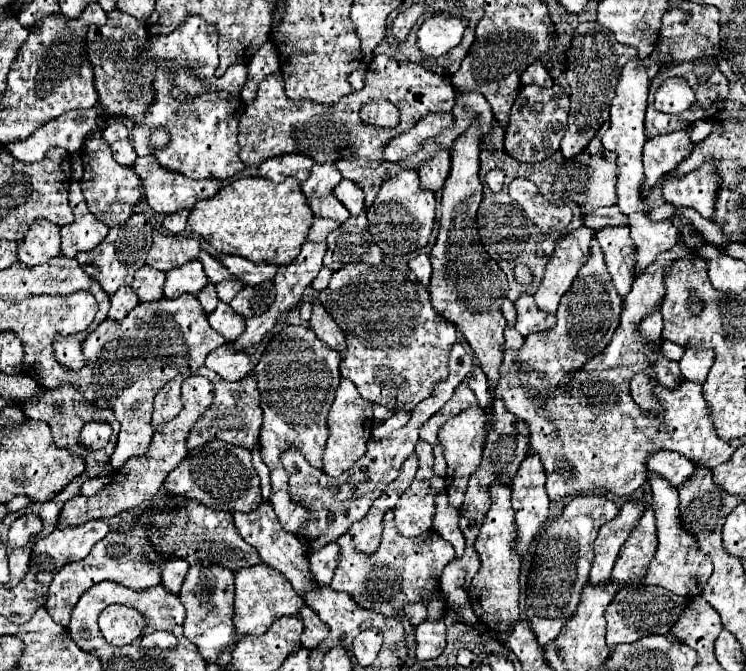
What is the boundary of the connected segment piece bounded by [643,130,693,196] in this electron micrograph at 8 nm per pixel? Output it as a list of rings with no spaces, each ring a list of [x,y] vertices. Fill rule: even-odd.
[[[685,130],[647,140],[643,150],[643,166],[645,166],[643,196],[649,196],[657,180],[675,170],[687,158],[687,154],[691,154],[691,148],[693,144]]]

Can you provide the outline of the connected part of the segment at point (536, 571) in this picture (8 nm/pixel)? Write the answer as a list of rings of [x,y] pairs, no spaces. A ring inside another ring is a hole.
[[[575,496],[563,506],[563,512],[549,522],[535,538],[535,554],[527,576],[527,600],[525,614],[531,630],[541,646],[551,644],[561,628],[571,620],[577,610],[581,590],[589,580],[591,570],[591,544],[599,528],[617,516],[617,506],[605,496]]]

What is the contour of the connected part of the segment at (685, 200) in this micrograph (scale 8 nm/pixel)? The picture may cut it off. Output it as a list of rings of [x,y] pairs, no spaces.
[[[707,162],[703,164],[699,170],[683,176],[683,178],[673,178],[669,180],[669,176],[663,178],[663,198],[665,202],[671,202],[675,206],[687,206],[687,208],[693,208],[697,210],[703,218],[713,218],[715,214],[715,194],[717,194],[717,188],[719,188],[719,176],[713,168],[713,162]]]

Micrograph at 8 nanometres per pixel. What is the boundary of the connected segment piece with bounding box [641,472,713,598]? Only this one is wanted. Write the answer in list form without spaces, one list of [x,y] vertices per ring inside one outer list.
[[[647,472],[647,476],[649,476],[649,484],[651,484],[651,494],[653,494],[651,506],[653,506],[655,516],[657,516],[659,548],[657,548],[655,558],[649,562],[647,572],[645,572],[641,582],[643,584],[661,586],[661,588],[665,588],[665,590],[669,590],[673,594],[683,596],[683,598],[697,596],[697,594],[703,592],[703,584],[707,584],[707,580],[709,580],[709,576],[713,572],[713,564],[711,564],[707,554],[699,552],[695,536],[685,532],[685,528],[681,526],[681,520],[679,520],[679,492],[677,492],[677,488],[667,484],[667,480],[657,476],[655,472]]]

